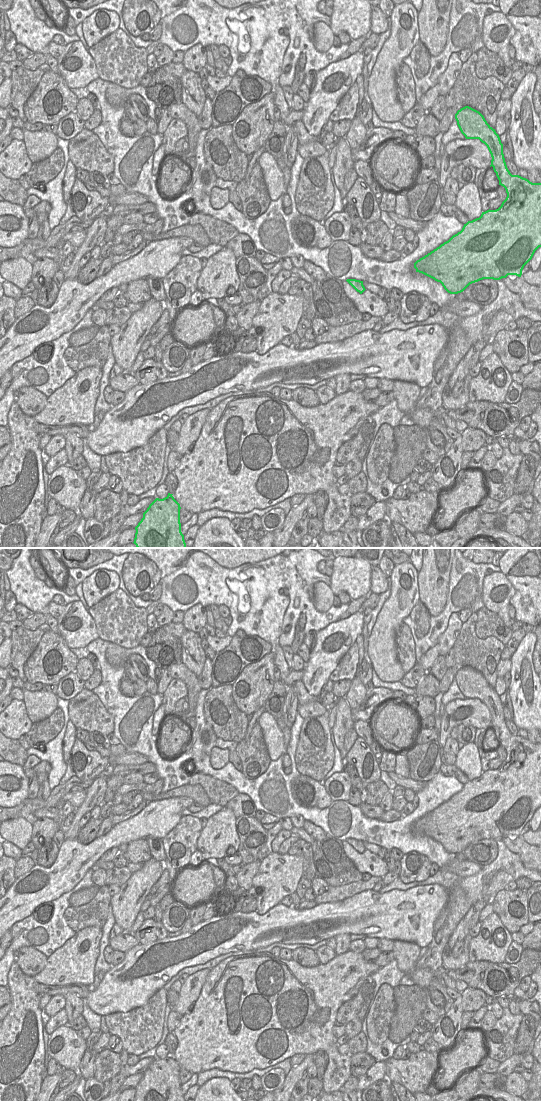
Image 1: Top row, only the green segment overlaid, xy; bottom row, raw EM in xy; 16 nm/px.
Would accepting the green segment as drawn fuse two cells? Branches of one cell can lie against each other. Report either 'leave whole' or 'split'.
leave whole

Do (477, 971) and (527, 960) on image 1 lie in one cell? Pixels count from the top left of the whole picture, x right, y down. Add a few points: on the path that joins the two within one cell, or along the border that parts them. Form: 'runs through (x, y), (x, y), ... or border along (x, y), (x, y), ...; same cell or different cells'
runs through (489, 970), (515, 965); same cell

